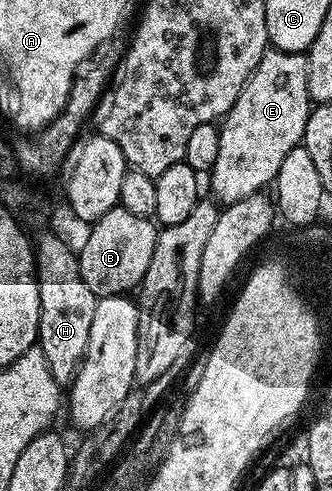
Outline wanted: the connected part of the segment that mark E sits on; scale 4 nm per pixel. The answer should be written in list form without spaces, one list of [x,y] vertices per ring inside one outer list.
[[[267,50],[260,65],[256,65],[256,69],[250,74],[250,80],[242,86],[240,97],[236,97],[232,109],[221,120],[220,153],[216,157],[216,165],[208,172],[210,187],[214,190],[213,198],[219,204],[229,205],[239,203],[244,197],[257,195],[263,189],[269,188],[284,157],[288,157],[292,149],[300,146],[311,110],[305,54]]]

